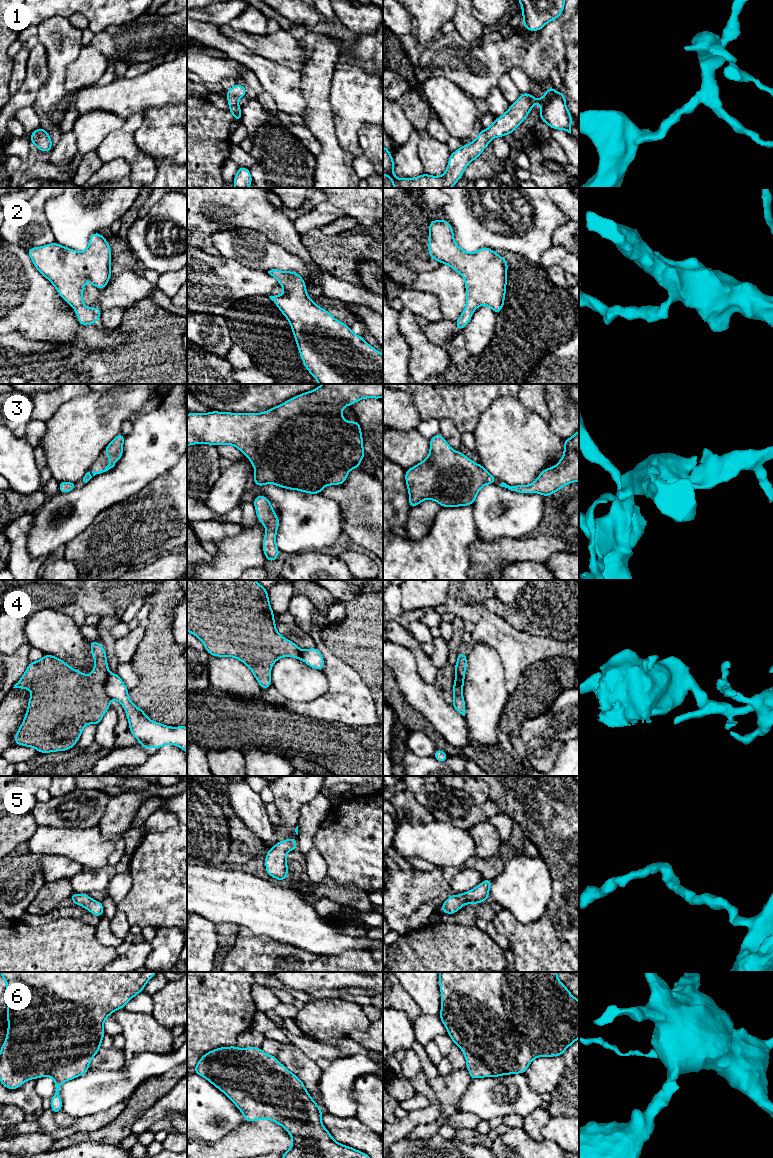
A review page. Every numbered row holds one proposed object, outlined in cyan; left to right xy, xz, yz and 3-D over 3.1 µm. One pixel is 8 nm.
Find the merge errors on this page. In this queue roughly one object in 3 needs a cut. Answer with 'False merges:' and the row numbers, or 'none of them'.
False merges: 4

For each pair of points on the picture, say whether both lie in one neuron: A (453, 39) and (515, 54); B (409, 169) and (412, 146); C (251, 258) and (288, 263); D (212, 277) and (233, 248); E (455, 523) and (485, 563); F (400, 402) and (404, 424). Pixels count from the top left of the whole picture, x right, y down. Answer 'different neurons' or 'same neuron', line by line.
A: same neuron
B: same neuron
C: same neuron
D: different neurons
E: different neurons
F: same neuron

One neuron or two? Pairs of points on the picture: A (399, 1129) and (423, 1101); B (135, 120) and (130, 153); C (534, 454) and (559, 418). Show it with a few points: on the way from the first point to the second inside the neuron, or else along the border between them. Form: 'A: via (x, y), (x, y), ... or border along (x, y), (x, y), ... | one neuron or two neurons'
A: border along (431, 1101), (425, 1107), (408, 1111) | two neurons
B: via (129, 128), (128, 145) | one neuron
C: border along (547, 422), (548, 426), (563, 439) | two neurons

